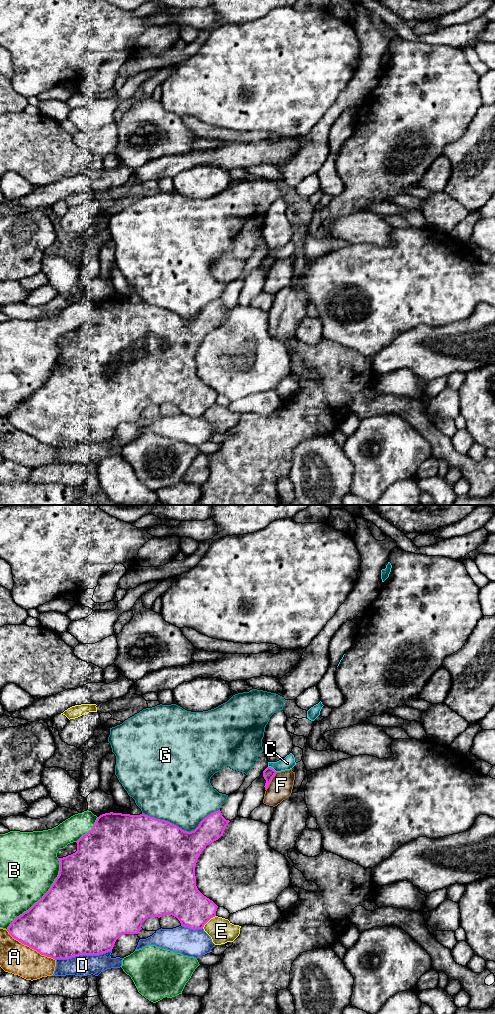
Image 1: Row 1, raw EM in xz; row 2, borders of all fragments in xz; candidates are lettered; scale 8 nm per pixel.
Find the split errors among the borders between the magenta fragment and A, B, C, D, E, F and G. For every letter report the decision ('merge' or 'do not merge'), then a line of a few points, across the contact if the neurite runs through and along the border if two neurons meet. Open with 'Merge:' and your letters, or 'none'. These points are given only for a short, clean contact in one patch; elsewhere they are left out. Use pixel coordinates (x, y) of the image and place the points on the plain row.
Merge: none
A: do not merge
B: do not merge
C: do not merge; line xz (268, 254), (276, 260)
D: do not merge
E: do not merge
F: do not merge
G: do not merge

